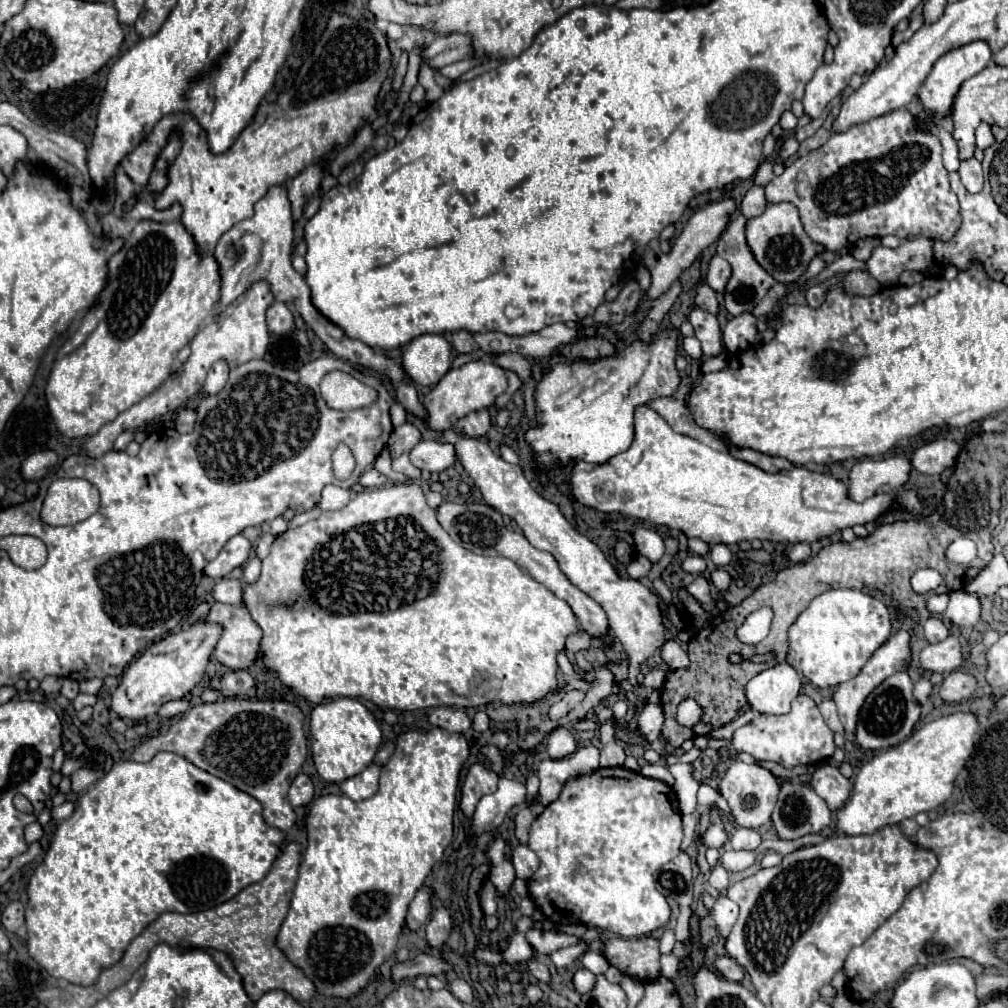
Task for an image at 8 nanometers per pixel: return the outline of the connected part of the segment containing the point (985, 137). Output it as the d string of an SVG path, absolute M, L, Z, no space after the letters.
M981 122L981 126L977 128L977 146L981 150L985 150L987 146L993 144L993 134L991 134L991 128L987 122Z

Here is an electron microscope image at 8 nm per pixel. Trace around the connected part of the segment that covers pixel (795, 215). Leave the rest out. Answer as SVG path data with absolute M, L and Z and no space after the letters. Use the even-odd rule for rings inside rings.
M789 202L769 204L761 216L751 218L747 222L747 242L749 242L749 248L753 250L757 262L777 282L785 282L785 284L797 282L807 272L807 264L823 250L821 244L813 242L805 234L803 224L799 220L799 210Z

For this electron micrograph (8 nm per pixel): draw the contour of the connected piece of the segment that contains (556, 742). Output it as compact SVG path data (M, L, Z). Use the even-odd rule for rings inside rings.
M557 728L547 736L547 752L553 760L565 758L577 750L577 742L567 728Z

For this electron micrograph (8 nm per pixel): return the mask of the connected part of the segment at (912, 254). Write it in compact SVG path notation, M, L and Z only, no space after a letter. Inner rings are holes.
M907 238L899 248L877 246L865 262L865 270L881 284L897 284L903 270L923 270L933 264L933 242L929 238Z

